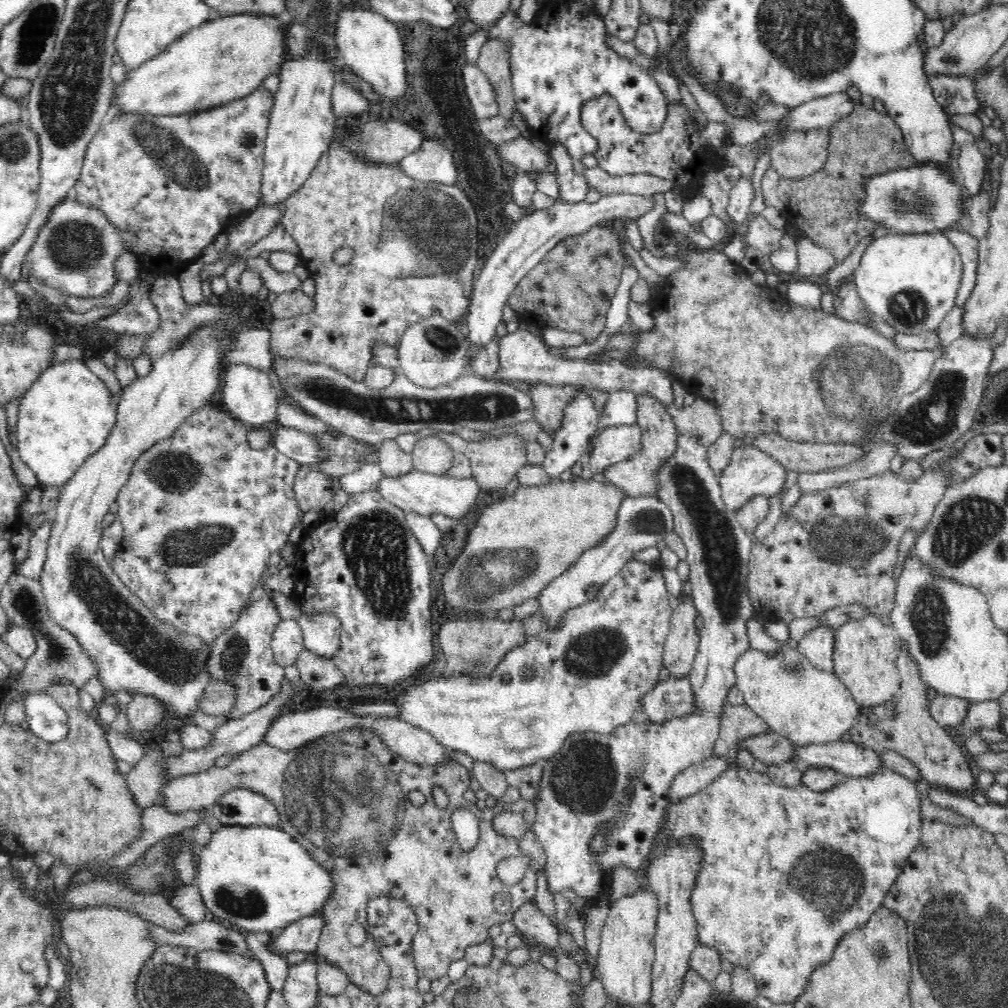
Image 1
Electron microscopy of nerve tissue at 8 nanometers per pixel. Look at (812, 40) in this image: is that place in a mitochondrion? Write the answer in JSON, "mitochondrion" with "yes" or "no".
{"mitochondrion":"yes"}

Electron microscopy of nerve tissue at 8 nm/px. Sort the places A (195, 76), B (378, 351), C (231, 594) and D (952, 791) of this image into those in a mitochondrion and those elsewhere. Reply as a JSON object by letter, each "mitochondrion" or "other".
{"A":"other","B":"other","C":"other","D":"other"}

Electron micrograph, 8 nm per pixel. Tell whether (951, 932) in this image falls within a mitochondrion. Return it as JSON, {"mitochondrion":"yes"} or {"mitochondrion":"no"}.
{"mitochondrion":"yes"}

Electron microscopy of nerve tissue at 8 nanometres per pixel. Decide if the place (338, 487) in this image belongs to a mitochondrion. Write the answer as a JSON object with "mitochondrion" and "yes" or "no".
{"mitochondrion":"no"}

